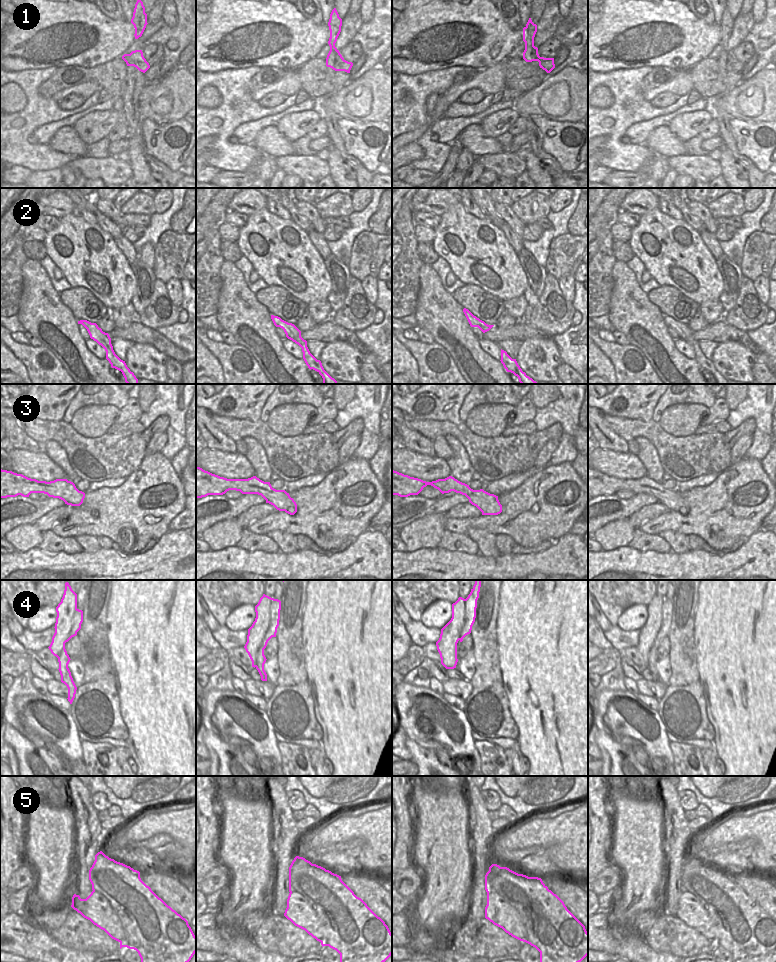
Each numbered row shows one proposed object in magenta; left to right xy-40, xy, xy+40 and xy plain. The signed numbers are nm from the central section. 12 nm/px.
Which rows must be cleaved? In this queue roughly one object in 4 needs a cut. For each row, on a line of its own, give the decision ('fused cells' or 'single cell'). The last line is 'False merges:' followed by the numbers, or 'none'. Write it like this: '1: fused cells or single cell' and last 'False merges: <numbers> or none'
1: fused cells
2: single cell
3: single cell
4: fused cells
5: fused cells
False merges: 1, 4, 5

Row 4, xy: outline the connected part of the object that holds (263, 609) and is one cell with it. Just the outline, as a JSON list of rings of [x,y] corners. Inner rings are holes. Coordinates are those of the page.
[[[263,594],[258,604],[255,606],[255,621],[248,629],[247,642],[244,648],[248,653],[252,661],[252,667],[254,668],[256,667],[257,658],[257,654],[254,653],[257,651],[255,646],[260,642],[260,633],[262,632],[263,636],[265,636],[269,629],[269,624],[271,622],[271,604],[272,598]]]

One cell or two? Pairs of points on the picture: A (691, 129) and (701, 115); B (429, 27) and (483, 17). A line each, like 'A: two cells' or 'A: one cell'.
A: one cell
B: one cell

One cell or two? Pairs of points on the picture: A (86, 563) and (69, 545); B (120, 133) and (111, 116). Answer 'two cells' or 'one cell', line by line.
A: two cells
B: two cells

